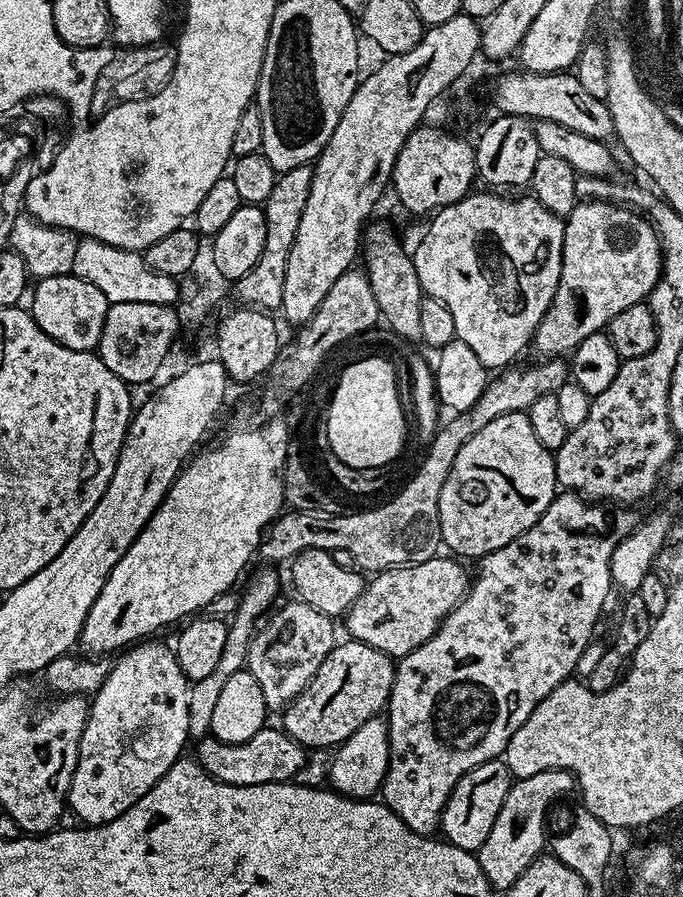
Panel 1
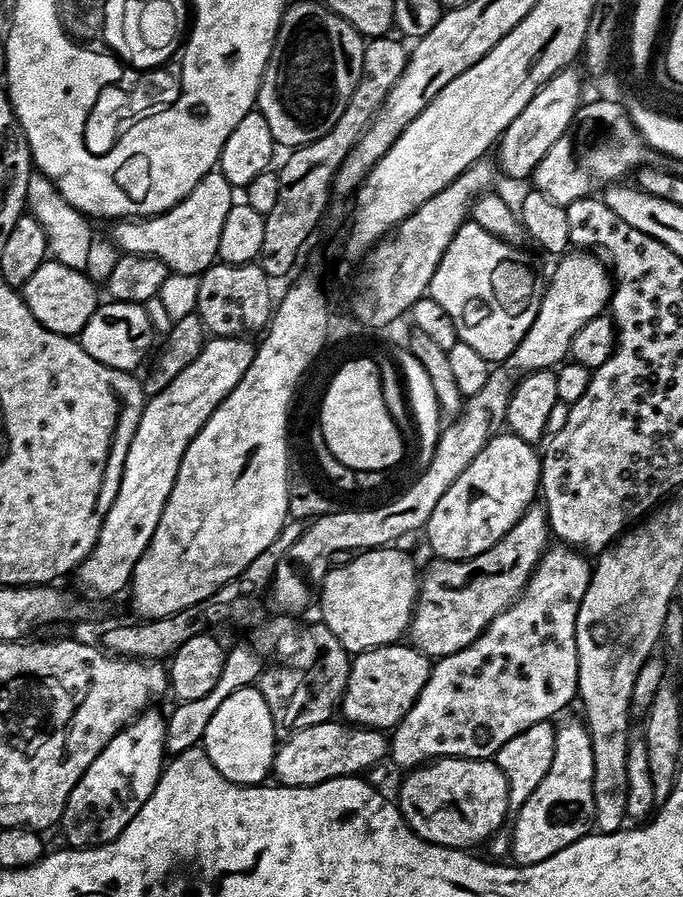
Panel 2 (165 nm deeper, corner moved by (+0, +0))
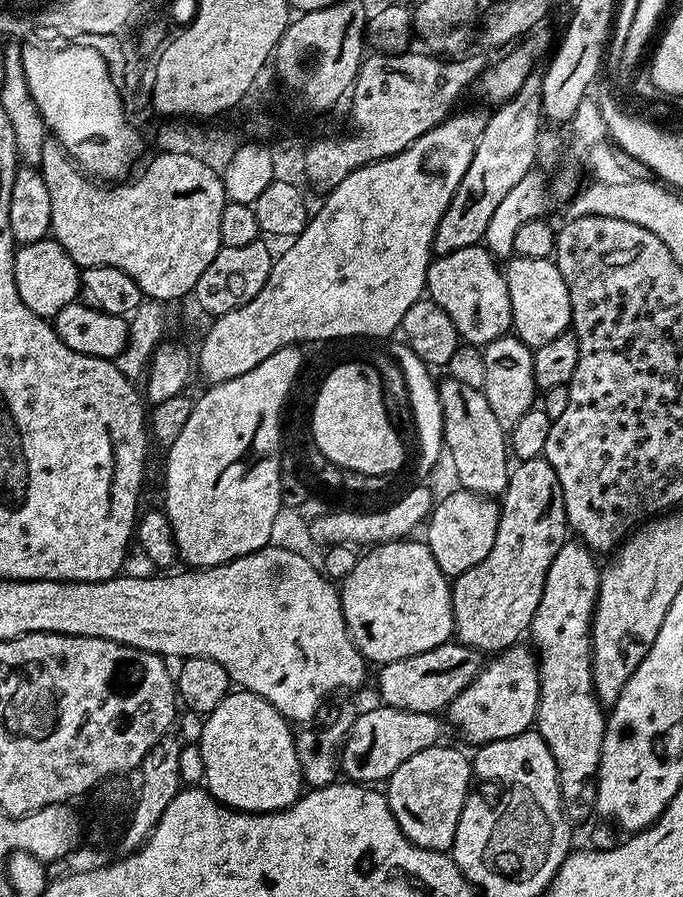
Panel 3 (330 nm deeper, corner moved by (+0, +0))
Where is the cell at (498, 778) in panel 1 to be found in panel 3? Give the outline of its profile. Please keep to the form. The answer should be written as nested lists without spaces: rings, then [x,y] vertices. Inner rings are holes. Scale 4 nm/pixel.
[[[438,743],[432,748],[414,754],[414,758],[406,758],[406,762],[402,762],[402,766],[398,766],[398,770],[394,770],[394,774],[386,781],[388,805],[402,834],[406,834],[411,844],[417,844],[420,848],[429,848],[435,852],[448,852],[451,849],[458,830],[460,815],[470,795],[468,787],[474,784],[471,759],[467,755],[464,757],[456,748],[444,747],[443,743]]]

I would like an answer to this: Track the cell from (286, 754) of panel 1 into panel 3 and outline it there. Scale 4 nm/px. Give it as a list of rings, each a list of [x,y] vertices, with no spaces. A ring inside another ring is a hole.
[[[379,707],[372,708],[369,712],[361,711],[357,715],[354,726],[340,749],[340,772],[348,775],[345,777],[349,781],[365,786],[375,785],[375,780],[387,781],[388,777],[394,774],[394,770],[398,770],[402,762],[406,762],[406,758],[414,758],[414,754],[432,748],[442,740],[439,715]]]

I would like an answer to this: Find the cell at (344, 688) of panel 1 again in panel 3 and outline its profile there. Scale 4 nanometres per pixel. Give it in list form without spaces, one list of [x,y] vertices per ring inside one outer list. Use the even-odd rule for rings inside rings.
[[[449,642],[434,646],[434,650],[426,650],[410,658],[398,658],[398,662],[383,665],[379,669],[380,677],[376,684],[380,687],[381,698],[384,699],[381,701],[387,707],[436,714],[447,709],[452,699],[474,682],[481,667],[482,656],[476,649],[467,648],[459,642]]]

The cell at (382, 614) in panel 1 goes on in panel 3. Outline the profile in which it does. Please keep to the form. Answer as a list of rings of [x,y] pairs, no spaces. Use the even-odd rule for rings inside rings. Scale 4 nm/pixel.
[[[543,458],[519,461],[508,477],[508,488],[502,497],[502,515],[494,534],[494,546],[490,546],[490,554],[486,554],[478,566],[451,581],[455,639],[481,654],[495,654],[521,643],[523,636],[520,635],[523,632],[525,635],[531,629],[538,602],[542,602],[542,590],[546,586],[550,562],[554,562],[554,554],[558,554],[569,536],[562,486],[558,486],[558,474],[554,474],[554,466],[550,466],[550,462]]]

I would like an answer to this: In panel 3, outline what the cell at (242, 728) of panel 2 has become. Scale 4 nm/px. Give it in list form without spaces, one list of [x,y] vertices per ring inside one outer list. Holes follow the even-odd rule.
[[[232,690],[205,720],[200,732],[200,764],[204,767],[206,791],[216,801],[238,812],[280,812],[300,799],[302,781],[294,728],[273,704],[253,692]]]

